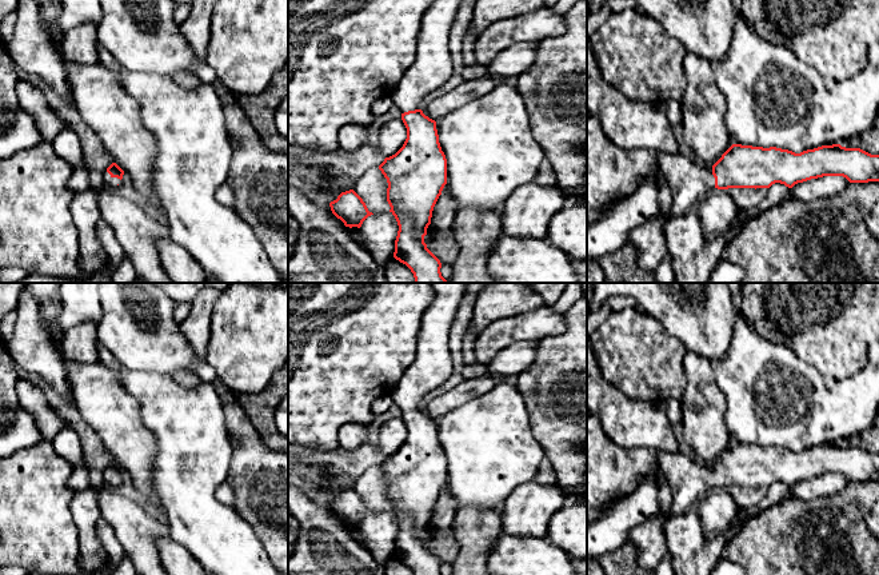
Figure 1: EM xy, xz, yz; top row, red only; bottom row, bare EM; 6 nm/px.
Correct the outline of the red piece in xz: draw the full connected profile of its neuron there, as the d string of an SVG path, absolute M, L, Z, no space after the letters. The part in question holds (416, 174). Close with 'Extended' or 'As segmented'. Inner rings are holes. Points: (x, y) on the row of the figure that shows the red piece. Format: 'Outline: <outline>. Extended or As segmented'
Outline: M433 0L421 17L416 57L391 93L393 104L401 111L407 139L395 155L385 157L379 165L388 183L387 201L391 207L389 212L395 216L399 225L393 257L411 269L415 283L448 283L442 276L440 260L424 243L433 207L447 184L447 159L439 143L436 121L423 113L421 105L423 99L439 89L454 71L448 37L460 1Z. Extended

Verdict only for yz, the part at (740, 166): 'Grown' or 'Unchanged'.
Grown

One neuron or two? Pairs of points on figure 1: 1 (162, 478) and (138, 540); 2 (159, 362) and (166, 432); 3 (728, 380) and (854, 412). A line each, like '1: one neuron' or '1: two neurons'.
1: two neurons
2: two neurons
3: one neuron

